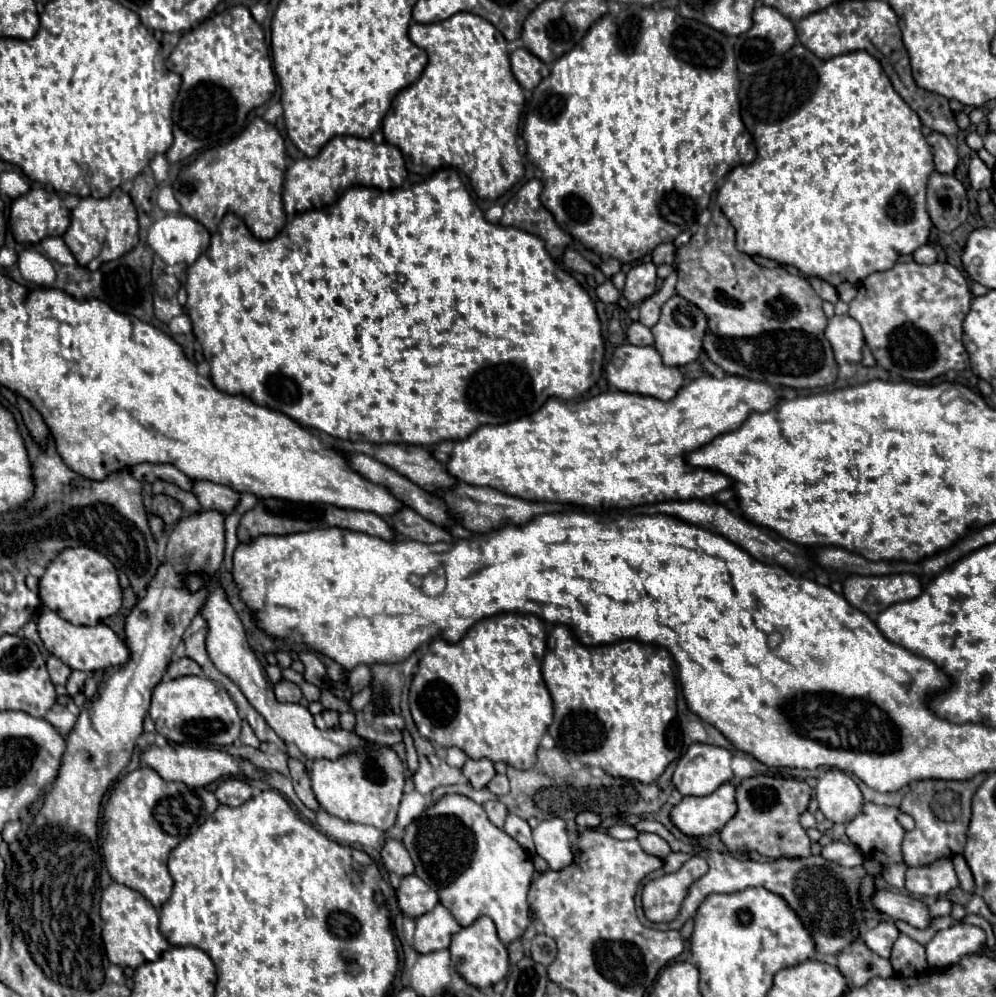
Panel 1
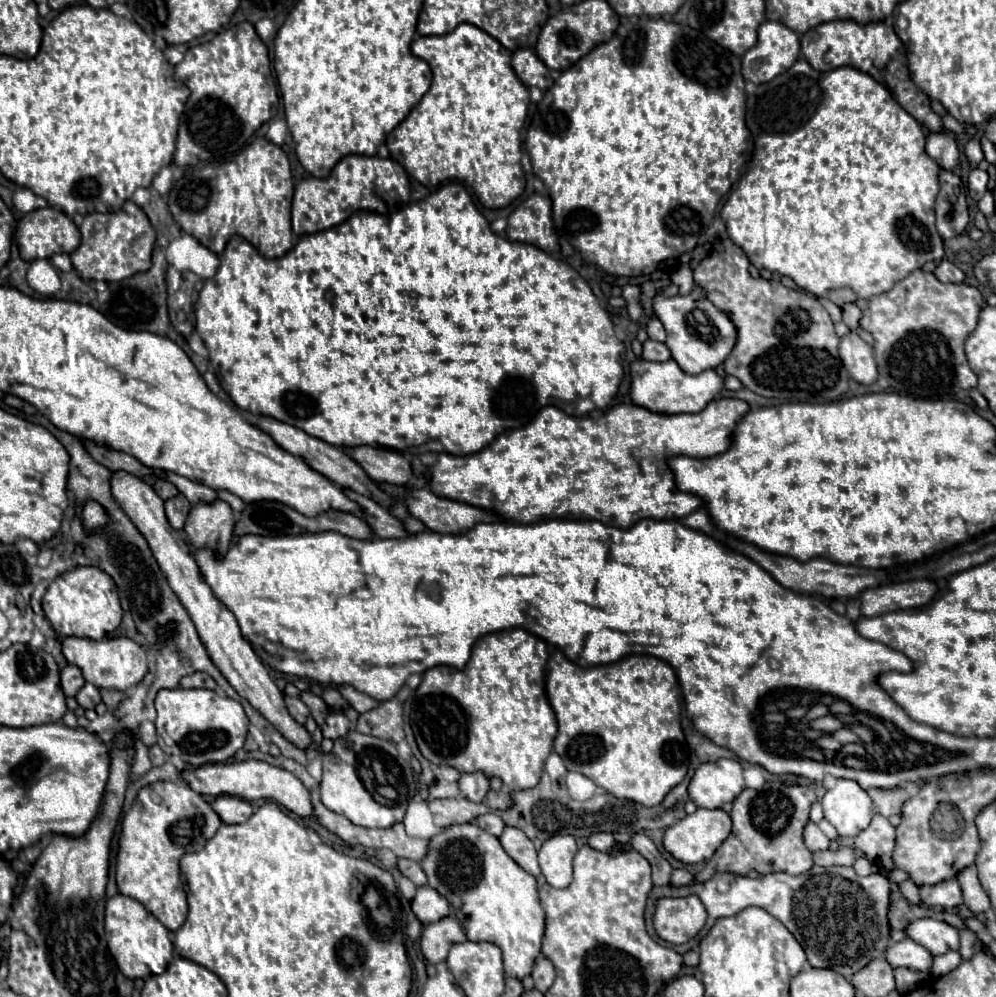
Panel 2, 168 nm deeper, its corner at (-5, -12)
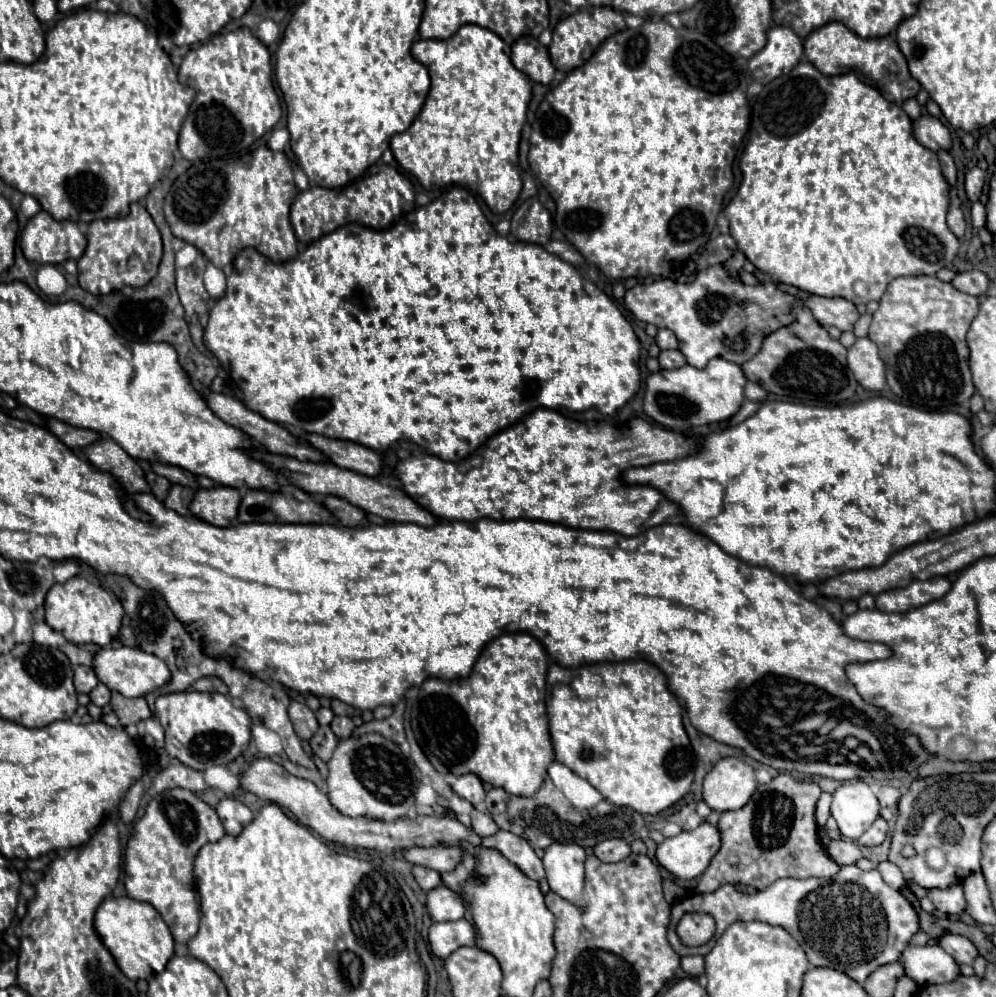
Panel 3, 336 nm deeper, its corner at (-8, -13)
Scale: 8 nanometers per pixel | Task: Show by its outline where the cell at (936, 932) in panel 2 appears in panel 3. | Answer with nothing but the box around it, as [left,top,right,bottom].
[940,934,978,966]

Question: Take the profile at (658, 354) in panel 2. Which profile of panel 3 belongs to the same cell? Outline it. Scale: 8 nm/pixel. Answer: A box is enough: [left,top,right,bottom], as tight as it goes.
[658,350,686,370]

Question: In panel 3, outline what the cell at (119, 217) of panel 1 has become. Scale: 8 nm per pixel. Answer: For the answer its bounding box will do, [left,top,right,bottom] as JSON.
[78,204,162,296]

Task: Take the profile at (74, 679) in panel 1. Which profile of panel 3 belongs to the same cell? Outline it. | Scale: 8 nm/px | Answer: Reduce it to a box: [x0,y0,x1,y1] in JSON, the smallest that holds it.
[90,684,110,706]

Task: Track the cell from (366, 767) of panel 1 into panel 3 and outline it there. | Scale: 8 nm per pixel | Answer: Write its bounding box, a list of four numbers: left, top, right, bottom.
[328,734,414,822]

